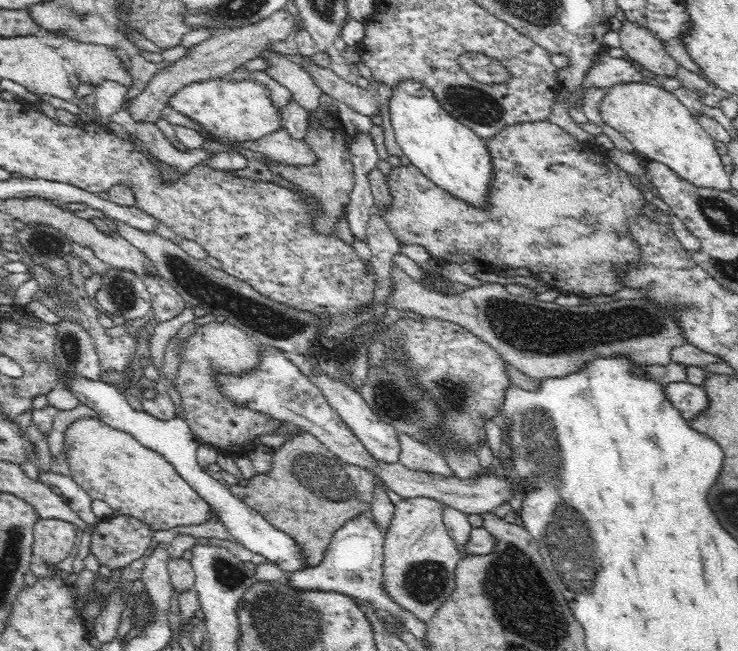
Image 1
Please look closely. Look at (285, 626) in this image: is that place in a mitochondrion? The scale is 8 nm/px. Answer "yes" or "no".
yes

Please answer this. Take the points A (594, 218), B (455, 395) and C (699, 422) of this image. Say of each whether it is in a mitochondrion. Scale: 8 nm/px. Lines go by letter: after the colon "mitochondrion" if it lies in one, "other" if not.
A: mitochondrion
B: mitochondrion
C: other

